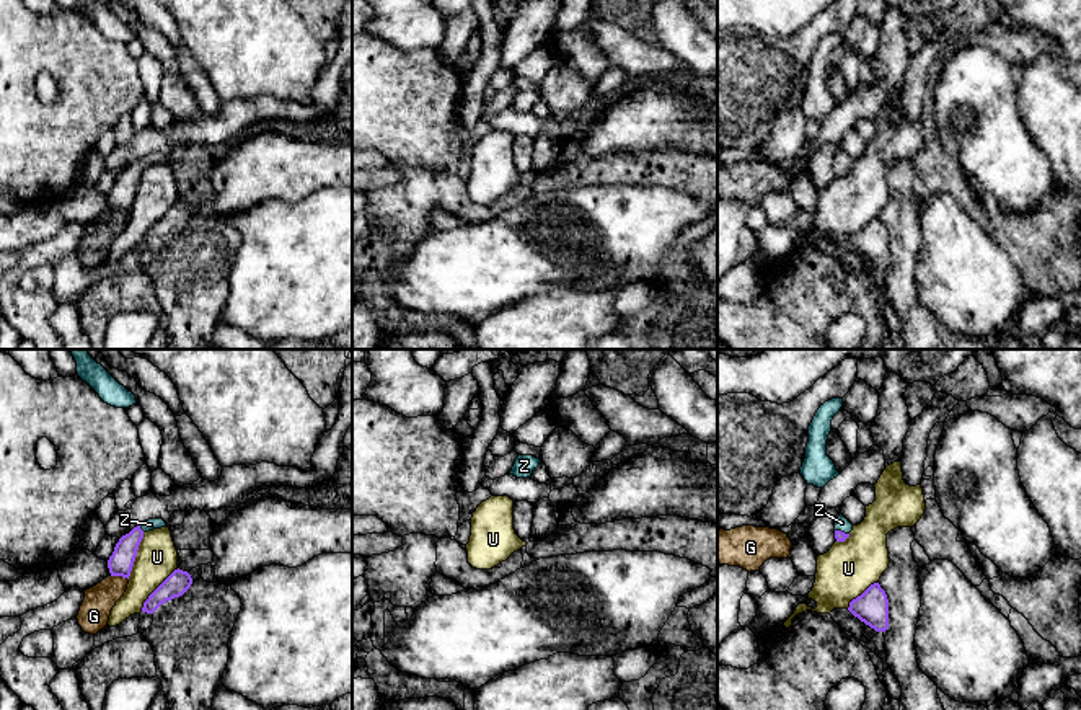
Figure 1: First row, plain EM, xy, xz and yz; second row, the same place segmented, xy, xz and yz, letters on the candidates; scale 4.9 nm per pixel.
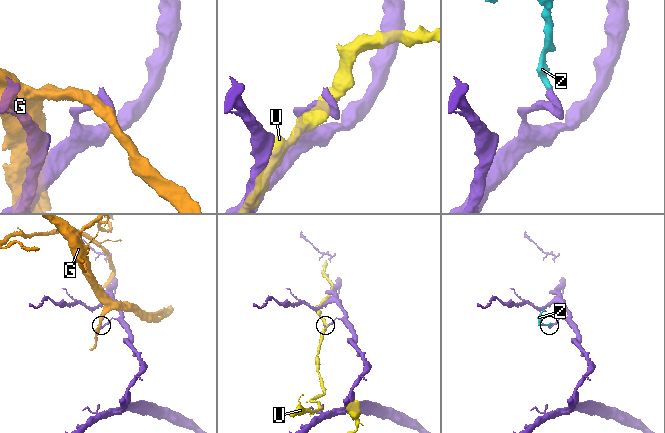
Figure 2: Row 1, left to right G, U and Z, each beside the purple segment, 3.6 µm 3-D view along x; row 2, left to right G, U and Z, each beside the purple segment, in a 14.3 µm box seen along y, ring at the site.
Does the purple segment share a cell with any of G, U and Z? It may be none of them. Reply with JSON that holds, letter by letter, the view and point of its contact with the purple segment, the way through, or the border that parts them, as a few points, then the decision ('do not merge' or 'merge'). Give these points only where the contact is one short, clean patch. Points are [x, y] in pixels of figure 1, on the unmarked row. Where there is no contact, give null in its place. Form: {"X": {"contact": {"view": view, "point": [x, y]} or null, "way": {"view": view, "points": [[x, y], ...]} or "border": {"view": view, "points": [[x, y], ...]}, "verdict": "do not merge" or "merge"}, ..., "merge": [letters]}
{"G": {"contact": {"view": "xy", "point": [119, 209]}, "verdict": "do not merge"}, "U": {"contact": {"view": "xy", "point": [136, 190]}, "verdict": "do not merge"}, "Z": {"contact": {"view": "xy", "point": [141, 164]}, "way": {"view": "xy", "points": [[121, 196], [127, 178], [141, 164], [150, 159]]}, "verdict": "merge"}, "merge": ["Z"]}

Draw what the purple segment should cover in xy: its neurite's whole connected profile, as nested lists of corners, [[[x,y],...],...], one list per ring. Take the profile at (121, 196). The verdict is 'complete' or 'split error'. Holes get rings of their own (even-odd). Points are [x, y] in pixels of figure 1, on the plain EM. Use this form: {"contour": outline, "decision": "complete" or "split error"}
{"contour": [[[155,152],[122,170],[108,194],[111,211],[122,211],[129,214],[143,168],[161,162],[166,162],[166,157]]], "decision": "split error"}

